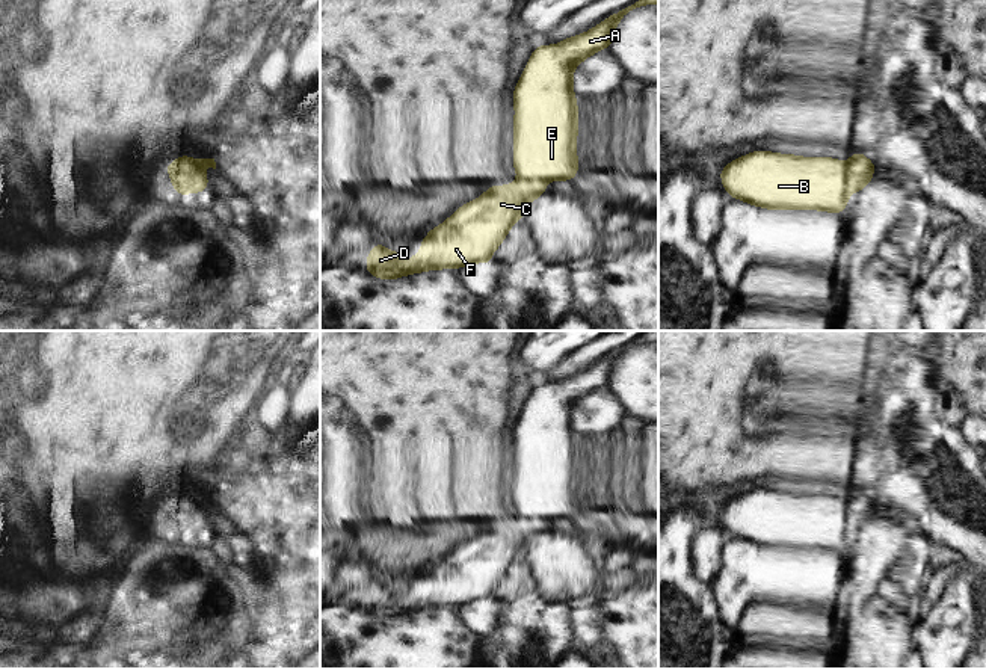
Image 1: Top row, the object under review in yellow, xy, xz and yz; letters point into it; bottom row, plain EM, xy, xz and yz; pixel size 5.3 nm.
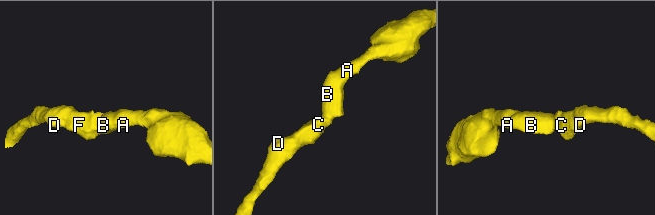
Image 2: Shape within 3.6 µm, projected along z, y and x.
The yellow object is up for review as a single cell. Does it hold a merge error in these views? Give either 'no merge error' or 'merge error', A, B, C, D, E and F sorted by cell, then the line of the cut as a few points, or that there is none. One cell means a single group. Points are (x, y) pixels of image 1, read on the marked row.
merge error | A B E / C D F | yz (844, 163), (849, 191)

